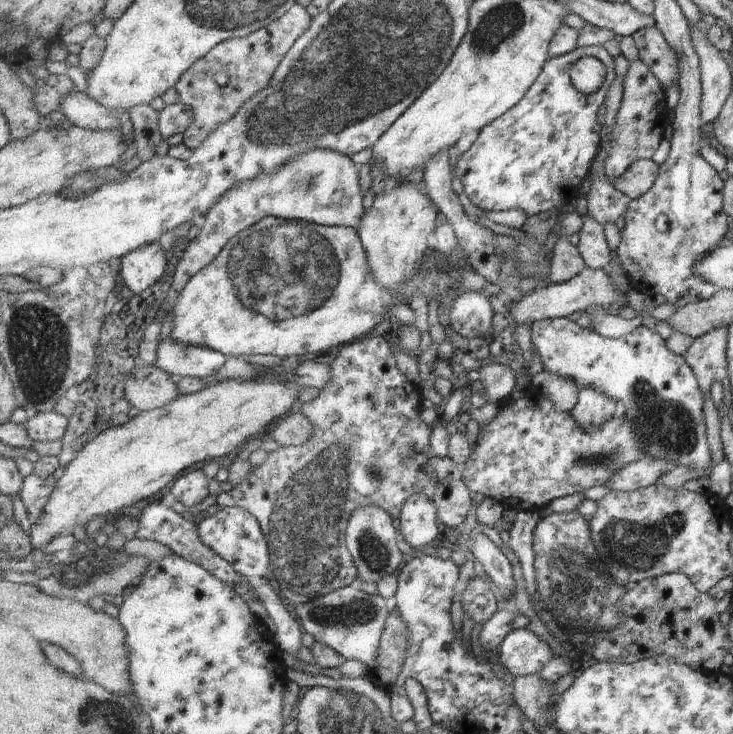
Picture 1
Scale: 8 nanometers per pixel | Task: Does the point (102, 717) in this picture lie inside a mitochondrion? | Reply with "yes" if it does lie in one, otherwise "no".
yes

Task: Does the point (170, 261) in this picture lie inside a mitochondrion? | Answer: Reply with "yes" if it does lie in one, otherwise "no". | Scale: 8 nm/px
no

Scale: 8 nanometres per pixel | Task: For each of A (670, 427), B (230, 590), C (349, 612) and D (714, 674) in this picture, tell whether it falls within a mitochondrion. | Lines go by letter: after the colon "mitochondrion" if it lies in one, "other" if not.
A: mitochondrion
B: other
C: mitochondrion
D: other

